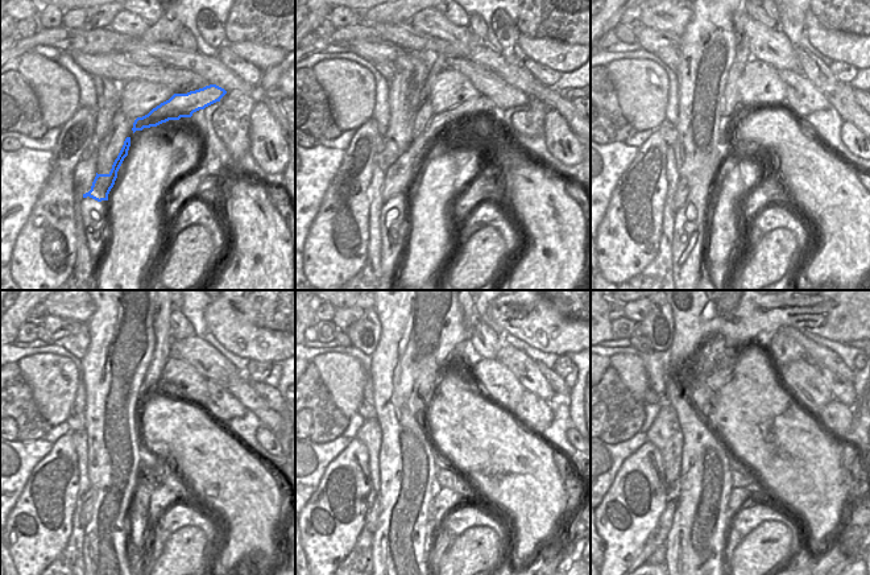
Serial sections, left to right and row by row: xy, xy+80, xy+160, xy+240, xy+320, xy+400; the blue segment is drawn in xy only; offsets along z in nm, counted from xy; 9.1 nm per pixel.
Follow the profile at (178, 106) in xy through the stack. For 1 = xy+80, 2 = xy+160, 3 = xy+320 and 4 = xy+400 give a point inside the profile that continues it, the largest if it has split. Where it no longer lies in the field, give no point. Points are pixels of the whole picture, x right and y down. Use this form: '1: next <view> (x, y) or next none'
1: next xy+80 (401, 174)
2: next xy+160 (683, 189)
3: next xy+320 (375, 511)
4: next xy+400 (658, 536)

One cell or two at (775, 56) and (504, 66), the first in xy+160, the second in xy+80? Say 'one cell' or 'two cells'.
two cells

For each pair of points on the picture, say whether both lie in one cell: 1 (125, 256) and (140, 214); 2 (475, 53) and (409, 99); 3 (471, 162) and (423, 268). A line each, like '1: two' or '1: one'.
1: one
2: two
3: one

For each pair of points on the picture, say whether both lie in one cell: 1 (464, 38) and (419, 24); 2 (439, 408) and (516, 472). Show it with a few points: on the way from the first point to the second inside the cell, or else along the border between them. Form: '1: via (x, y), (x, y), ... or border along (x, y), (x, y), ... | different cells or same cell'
1: via (454, 33), (436, 24), (430, 24) | same cell
2: via (458, 420), (497, 454) | same cell

